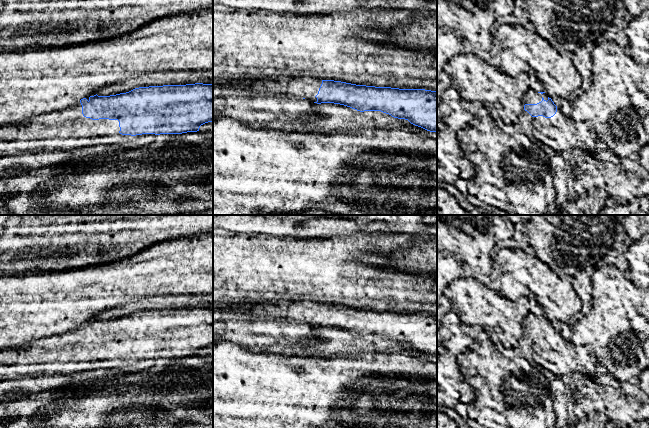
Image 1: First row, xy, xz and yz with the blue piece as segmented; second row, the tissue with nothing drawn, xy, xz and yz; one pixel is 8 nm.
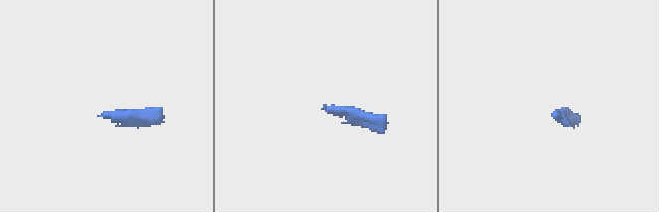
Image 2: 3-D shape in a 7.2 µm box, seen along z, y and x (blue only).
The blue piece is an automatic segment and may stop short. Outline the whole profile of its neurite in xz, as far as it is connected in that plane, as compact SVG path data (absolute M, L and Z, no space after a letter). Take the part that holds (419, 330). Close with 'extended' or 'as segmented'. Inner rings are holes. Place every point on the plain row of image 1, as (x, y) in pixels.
M279 300L275 303L240 304L226 308L237 314L246 314L254 319L288 318L300 320L317 328L340 328L360 336L381 335L394 342L408 344L411 348L430 356L437 356L437 316L425 313L399 313L391 311L375 311L356 309L334 304L321 304L315 301Z | extended

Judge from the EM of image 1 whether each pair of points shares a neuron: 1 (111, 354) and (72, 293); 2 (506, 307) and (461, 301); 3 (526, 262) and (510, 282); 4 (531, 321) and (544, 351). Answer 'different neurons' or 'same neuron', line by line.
1: different neurons
2: same neuron
3: same neuron
4: same neuron

